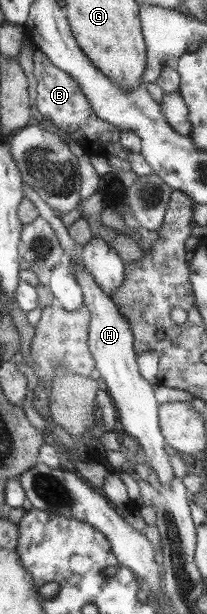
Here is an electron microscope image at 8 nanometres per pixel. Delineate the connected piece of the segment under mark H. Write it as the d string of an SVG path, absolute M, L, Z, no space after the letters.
M67 262L71 271L73 271L73 275L75 275L75 279L77 279L77 283L81 285L84 305L92 312L88 345L93 359L97 362L97 371L101 374L100 381L109 392L109 396L111 396L111 400L117 408L123 429L139 441L141 449L143 448L143 451L145 451L145 461L155 470L161 485L169 486L171 480L175 478L175 473L171 465L170 455L165 452L167 440L160 426L160 403L155 398L153 384L140 375L138 355L136 348L133 347L134 337L131 324L127 322L125 315L121 314L117 304L113 302L112 296L101 290L101 286L95 282L93 274L85 268L83 262L81 264Z

